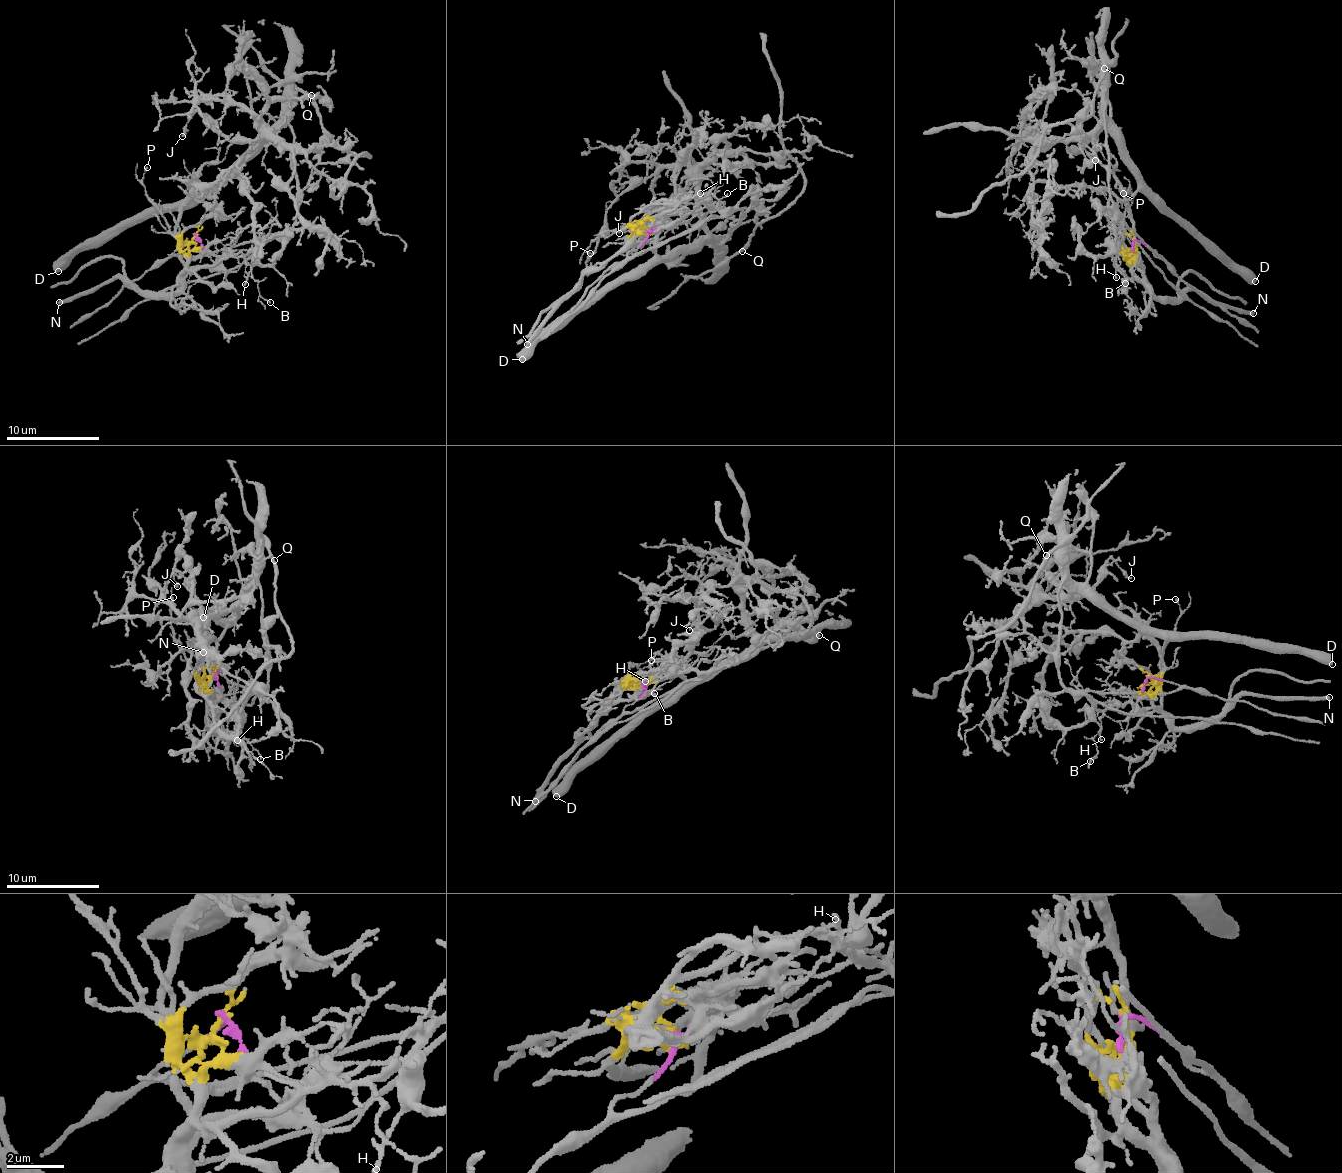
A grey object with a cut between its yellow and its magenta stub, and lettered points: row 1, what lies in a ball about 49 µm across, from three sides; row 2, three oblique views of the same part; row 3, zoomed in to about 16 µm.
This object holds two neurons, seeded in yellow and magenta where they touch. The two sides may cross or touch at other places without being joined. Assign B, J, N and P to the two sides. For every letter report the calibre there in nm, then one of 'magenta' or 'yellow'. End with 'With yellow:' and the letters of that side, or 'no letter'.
B: 110 nm thick; yellow
J: 200 nm thick; magenta
N: 320 nm thick; yellow
P: 140 nm thick; yellow
With yellow: B, N, P

